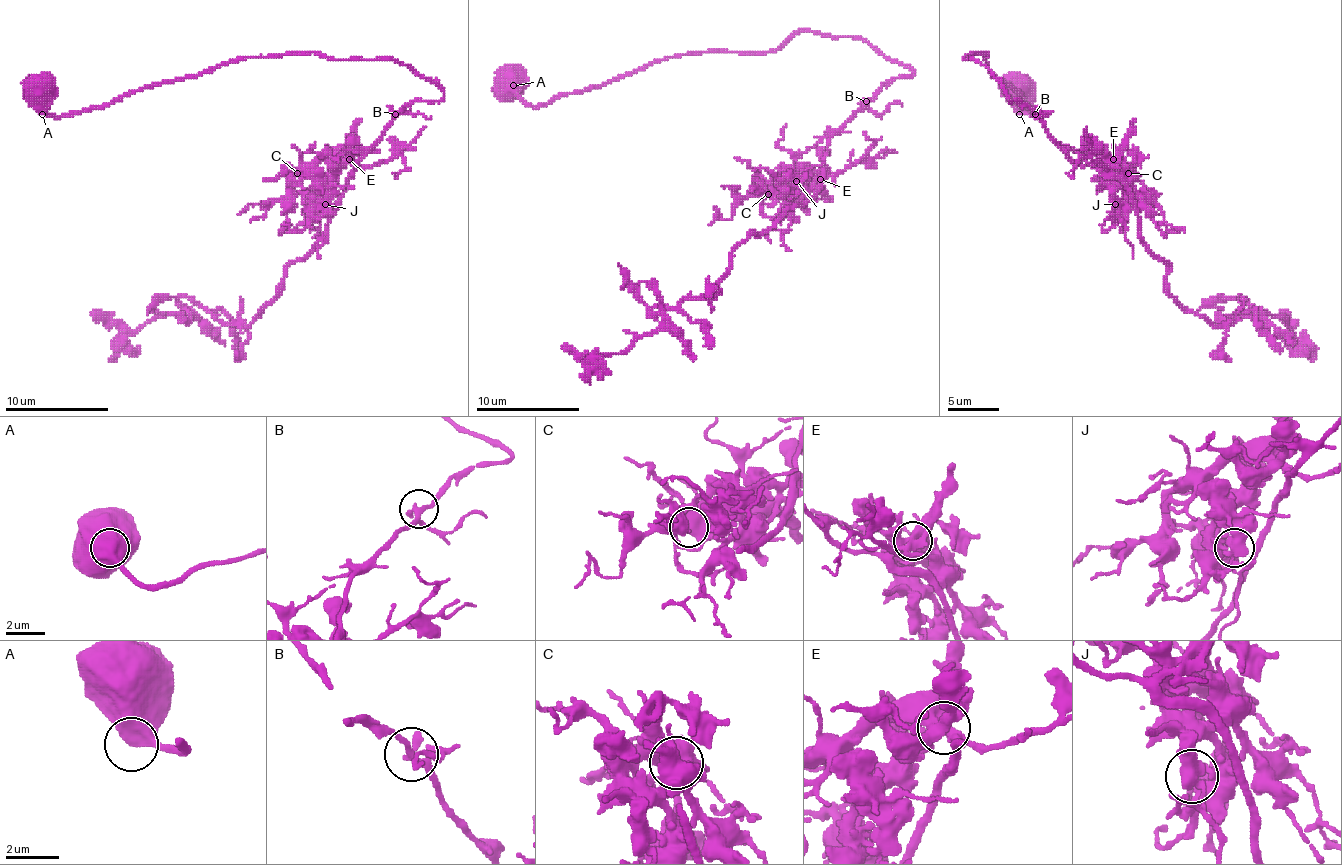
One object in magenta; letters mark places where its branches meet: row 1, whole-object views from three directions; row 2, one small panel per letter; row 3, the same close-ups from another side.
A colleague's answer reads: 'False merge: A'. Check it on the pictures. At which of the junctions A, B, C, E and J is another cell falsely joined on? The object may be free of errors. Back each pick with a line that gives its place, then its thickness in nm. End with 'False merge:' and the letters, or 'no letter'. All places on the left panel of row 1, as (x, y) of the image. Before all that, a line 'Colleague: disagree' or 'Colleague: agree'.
Colleague: disagree
False merge: no letter

